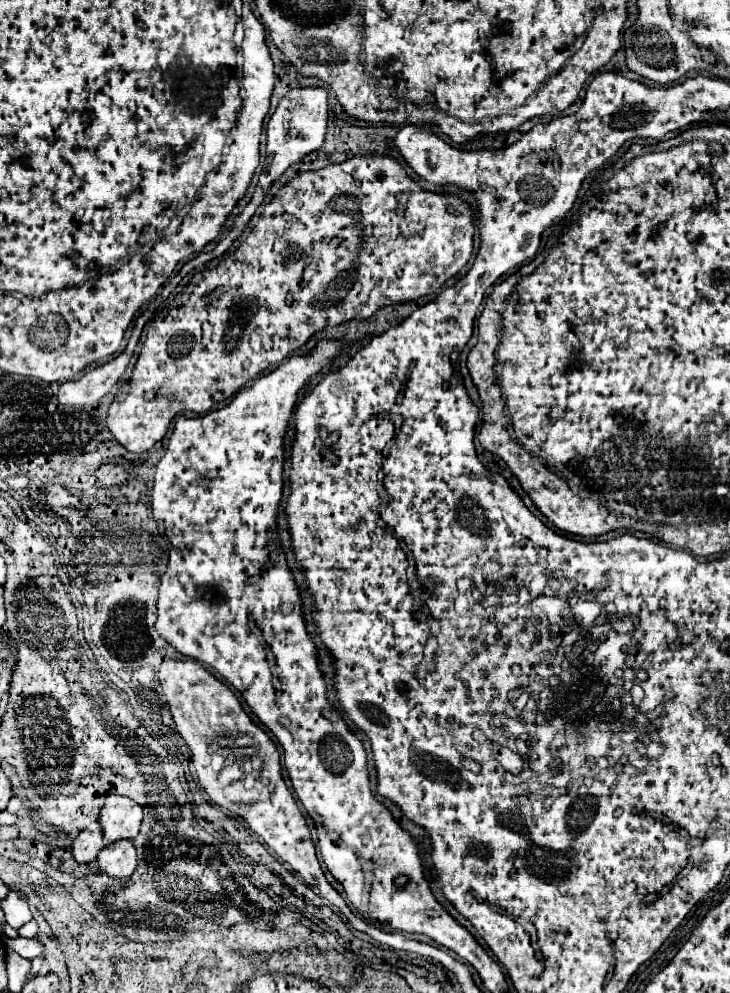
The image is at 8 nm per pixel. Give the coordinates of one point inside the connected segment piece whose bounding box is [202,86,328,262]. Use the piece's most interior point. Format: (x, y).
(297, 128)

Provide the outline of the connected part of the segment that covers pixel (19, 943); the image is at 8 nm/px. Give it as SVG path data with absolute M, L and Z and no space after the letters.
M22 936L8 940L8 948L18 952L22 958L28 958L28 960L32 960L44 952L44 944L38 938L22 938Z

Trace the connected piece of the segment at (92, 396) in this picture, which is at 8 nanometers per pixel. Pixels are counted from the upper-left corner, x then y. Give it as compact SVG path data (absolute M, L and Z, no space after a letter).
M130 338L129 342L119 356L88 370L78 380L68 380L60 386L58 400L63 406L76 406L78 408L96 408L102 414L113 402L116 393L118 380L126 372L139 338Z

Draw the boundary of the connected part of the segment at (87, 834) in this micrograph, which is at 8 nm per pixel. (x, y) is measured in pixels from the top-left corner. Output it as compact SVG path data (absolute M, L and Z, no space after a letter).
M82 830L74 840L72 840L72 856L80 864L90 864L96 862L98 852L106 846L102 830Z

